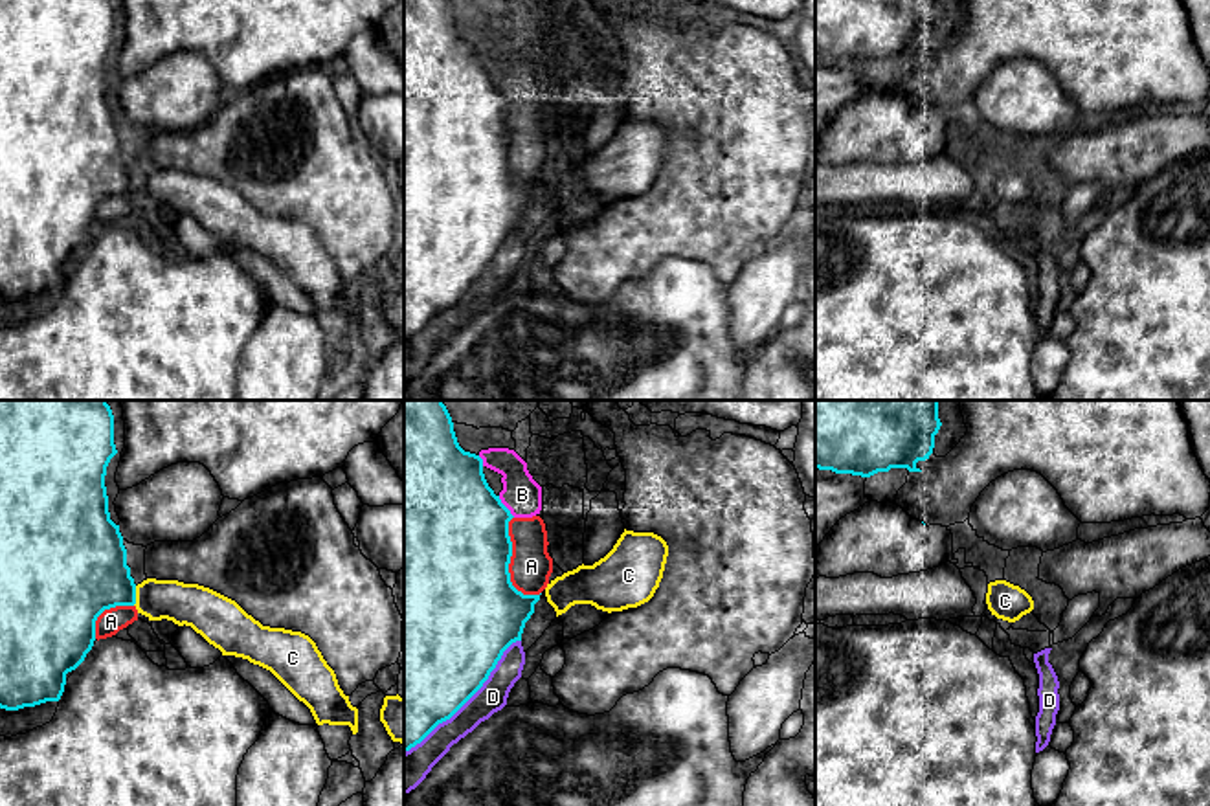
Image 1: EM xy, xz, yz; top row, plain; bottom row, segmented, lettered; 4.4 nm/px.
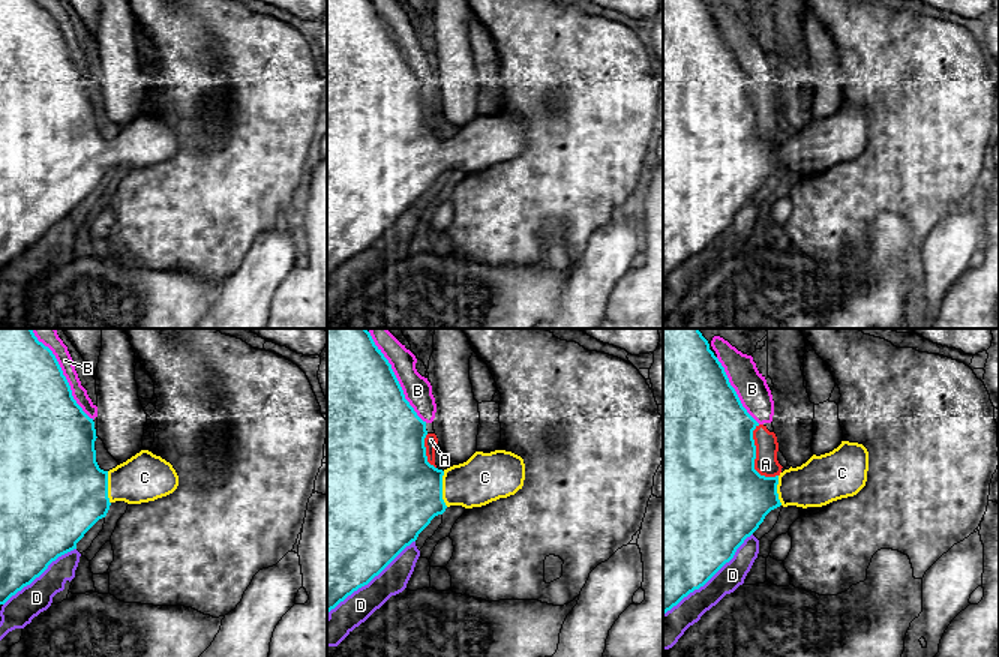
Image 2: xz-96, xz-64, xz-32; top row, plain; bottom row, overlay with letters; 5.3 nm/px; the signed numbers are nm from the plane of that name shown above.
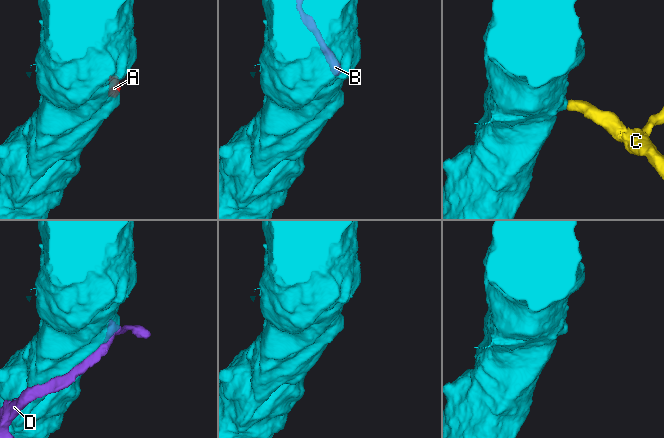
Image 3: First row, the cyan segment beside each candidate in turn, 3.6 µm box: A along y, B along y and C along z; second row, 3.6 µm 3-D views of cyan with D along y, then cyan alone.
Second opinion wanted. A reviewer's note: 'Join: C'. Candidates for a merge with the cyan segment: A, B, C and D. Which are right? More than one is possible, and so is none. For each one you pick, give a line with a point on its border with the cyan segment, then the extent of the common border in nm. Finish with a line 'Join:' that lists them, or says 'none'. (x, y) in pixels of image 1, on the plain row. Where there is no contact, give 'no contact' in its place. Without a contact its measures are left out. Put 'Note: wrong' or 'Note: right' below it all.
C: contact xy (134, 184); length 90 nm
Join: C
Note: right

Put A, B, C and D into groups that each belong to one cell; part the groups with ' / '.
A B D / C

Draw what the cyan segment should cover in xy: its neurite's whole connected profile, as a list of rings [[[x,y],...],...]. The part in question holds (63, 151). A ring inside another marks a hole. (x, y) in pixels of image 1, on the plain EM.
[[[0,0],[0,297],[18,299],[59,290],[66,263],[94,235],[97,206],[116,195],[134,195],[149,209],[167,207],[191,215],[222,244],[242,246],[270,259],[310,297],[318,314],[349,314],[356,323],[358,297],[308,224],[263,215],[235,189],[198,173],[156,167],[134,173],[119,114],[110,108],[105,75],[106,55],[116,42],[112,0]]]

